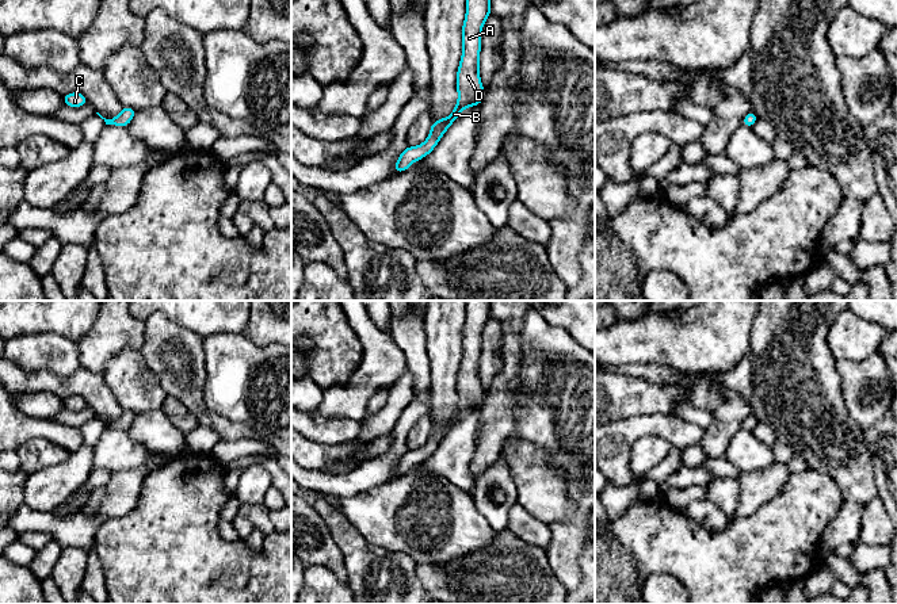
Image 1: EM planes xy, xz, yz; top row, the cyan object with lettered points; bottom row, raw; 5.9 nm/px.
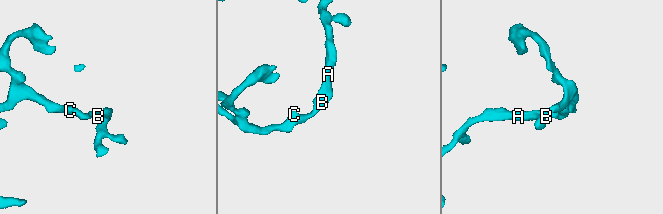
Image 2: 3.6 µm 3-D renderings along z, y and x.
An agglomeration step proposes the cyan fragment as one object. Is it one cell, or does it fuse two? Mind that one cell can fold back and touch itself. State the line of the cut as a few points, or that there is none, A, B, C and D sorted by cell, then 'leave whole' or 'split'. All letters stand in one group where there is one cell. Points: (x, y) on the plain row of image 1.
no cut | A B C D | leave whole

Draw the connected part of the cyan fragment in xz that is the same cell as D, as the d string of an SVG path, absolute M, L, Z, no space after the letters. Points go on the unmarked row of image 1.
M466 301L466 318L462 328L462 360L457 374L458 404L453 416L431 427L428 441L419 450L405 451L396 469L394 477L406 474L415 465L428 459L447 432L466 410L480 409L485 394L480 382L481 336L491 320L491 301Z

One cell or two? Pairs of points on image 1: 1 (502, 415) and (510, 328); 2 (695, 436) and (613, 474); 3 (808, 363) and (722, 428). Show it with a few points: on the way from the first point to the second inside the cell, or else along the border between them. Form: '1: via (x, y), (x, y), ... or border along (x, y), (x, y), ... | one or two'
1: via (503, 393), (511, 370), (511, 350) | one
2: via (670, 428), (637, 427), (615, 448) | one
3: border along (724, 389), (737, 392), (748, 402), (752, 412) | two

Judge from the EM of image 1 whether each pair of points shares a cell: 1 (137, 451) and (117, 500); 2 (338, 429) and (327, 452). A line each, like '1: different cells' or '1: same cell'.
1: different cells
2: different cells

